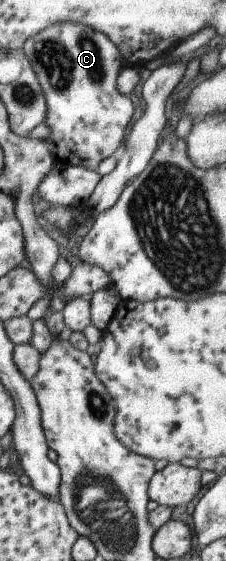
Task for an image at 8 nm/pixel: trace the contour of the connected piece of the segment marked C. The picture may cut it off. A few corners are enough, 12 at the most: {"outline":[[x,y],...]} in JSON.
{"outline":[[84,24],[22,48],[61,164],[117,156],[134,106],[118,48]]}

